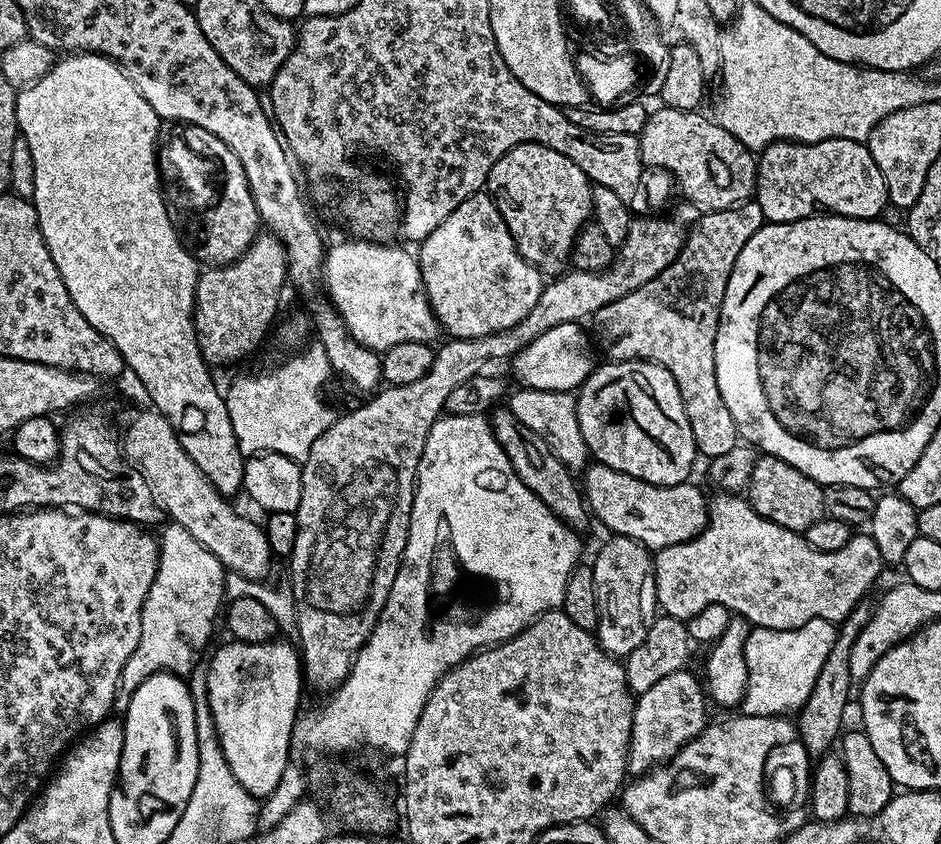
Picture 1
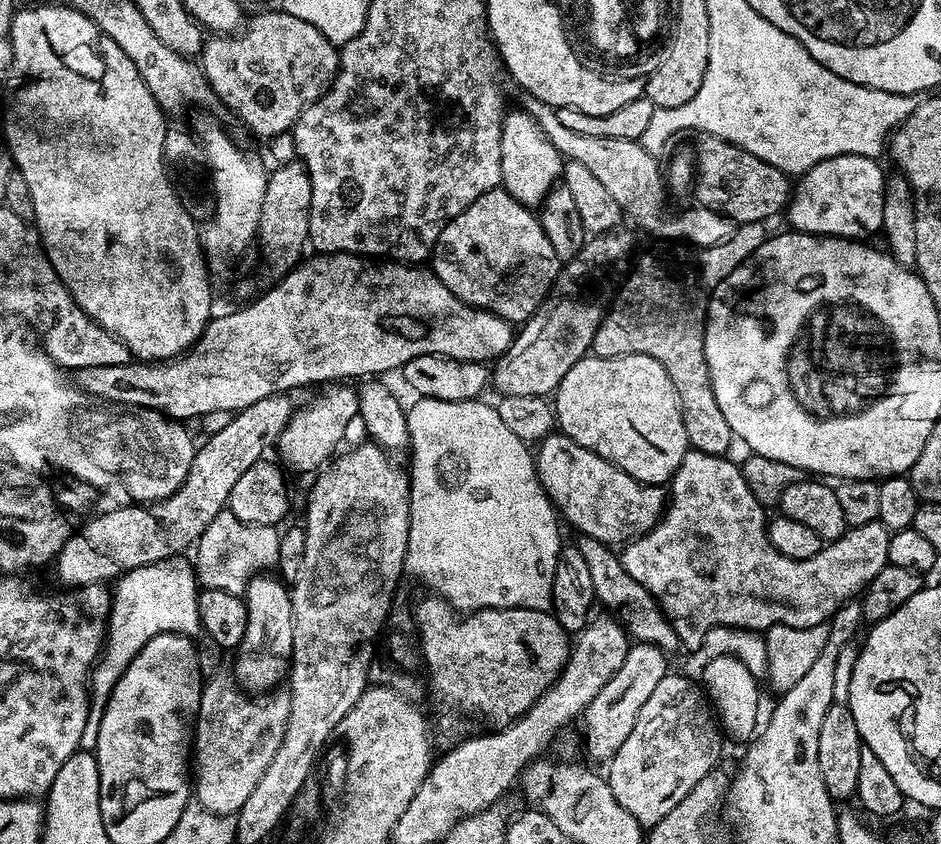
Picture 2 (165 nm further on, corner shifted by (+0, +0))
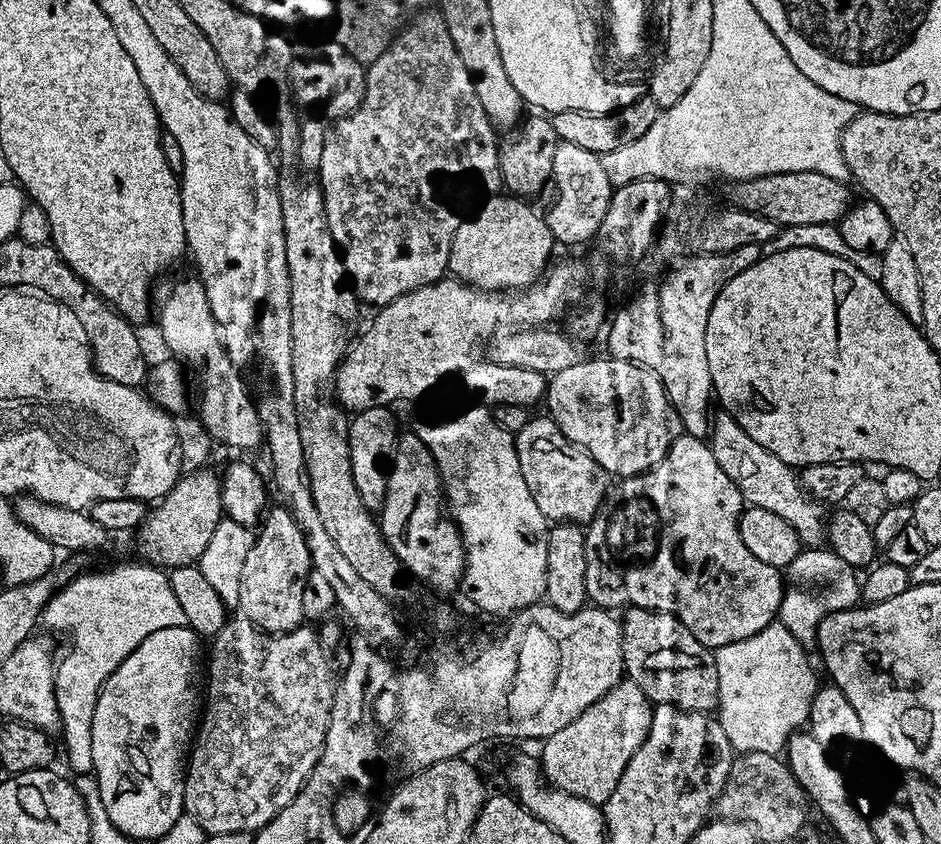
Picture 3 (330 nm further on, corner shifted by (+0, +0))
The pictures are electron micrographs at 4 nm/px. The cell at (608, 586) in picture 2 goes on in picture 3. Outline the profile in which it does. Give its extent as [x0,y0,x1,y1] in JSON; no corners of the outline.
[620,606,719,713]

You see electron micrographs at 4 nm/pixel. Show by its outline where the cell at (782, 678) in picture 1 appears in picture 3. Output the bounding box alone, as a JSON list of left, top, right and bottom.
[778,547,861,646]

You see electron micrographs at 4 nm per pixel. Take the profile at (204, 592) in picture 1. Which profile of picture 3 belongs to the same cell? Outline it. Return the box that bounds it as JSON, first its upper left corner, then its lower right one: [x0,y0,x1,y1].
[42,562,186,775]

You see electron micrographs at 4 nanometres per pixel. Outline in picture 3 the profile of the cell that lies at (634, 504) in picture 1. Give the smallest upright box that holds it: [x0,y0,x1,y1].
[515,414,610,526]

